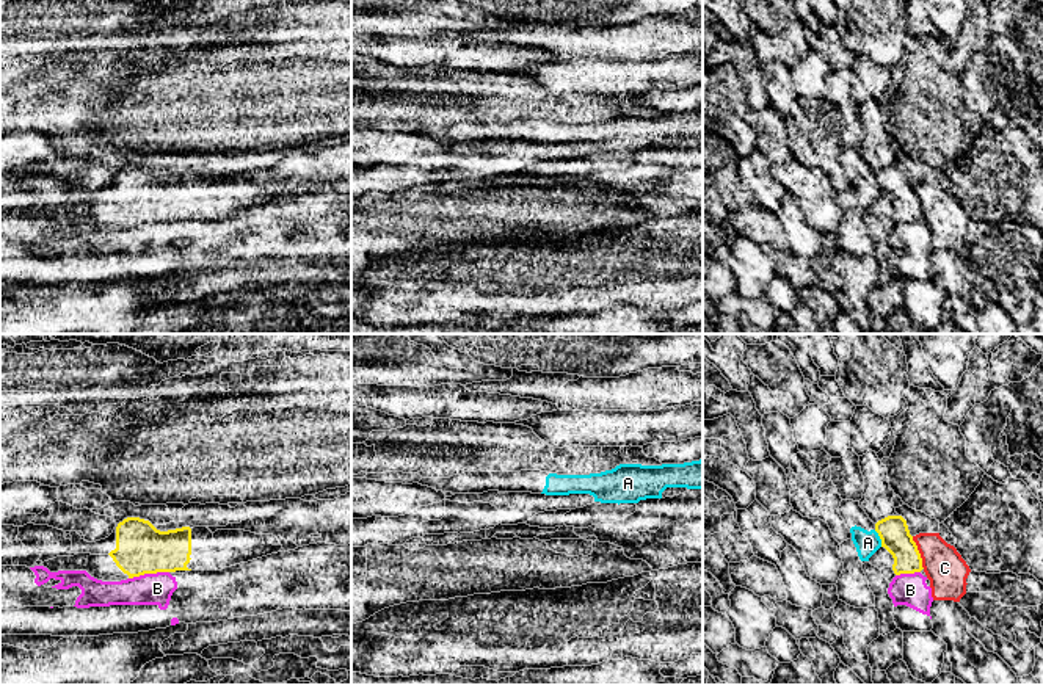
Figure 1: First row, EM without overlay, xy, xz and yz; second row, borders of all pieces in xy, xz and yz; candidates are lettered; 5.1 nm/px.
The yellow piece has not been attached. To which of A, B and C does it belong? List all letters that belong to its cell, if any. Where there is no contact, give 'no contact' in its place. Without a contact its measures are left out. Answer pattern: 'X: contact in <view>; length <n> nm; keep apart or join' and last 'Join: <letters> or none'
A: contact in yz; length 100 nm; keep apart
B: contact in xy; length 220 nm; keep apart
C: contact in yz; length 180 nm; keep apart
Join: none

